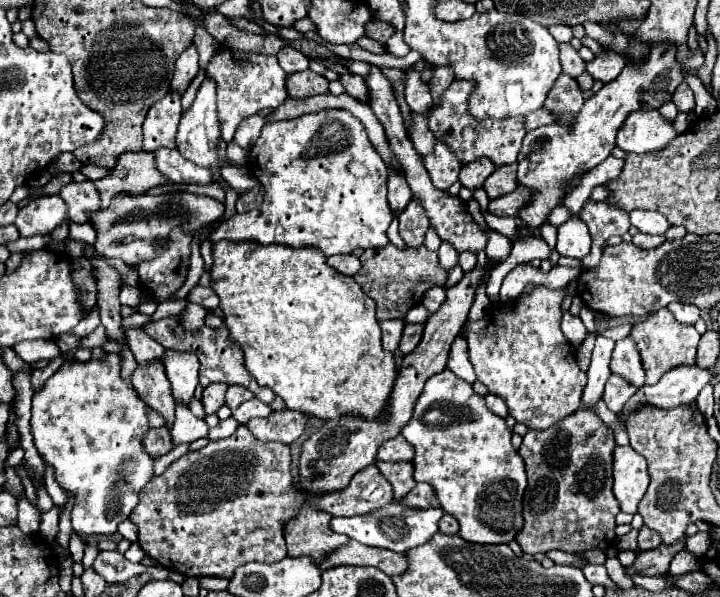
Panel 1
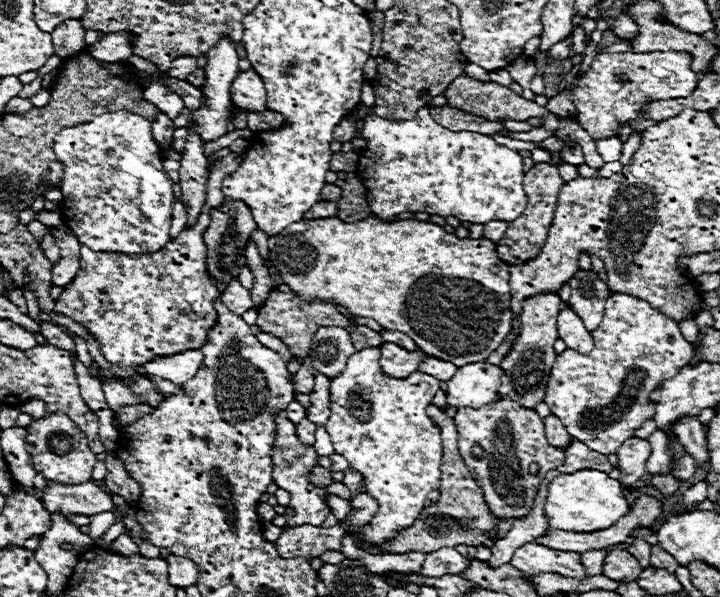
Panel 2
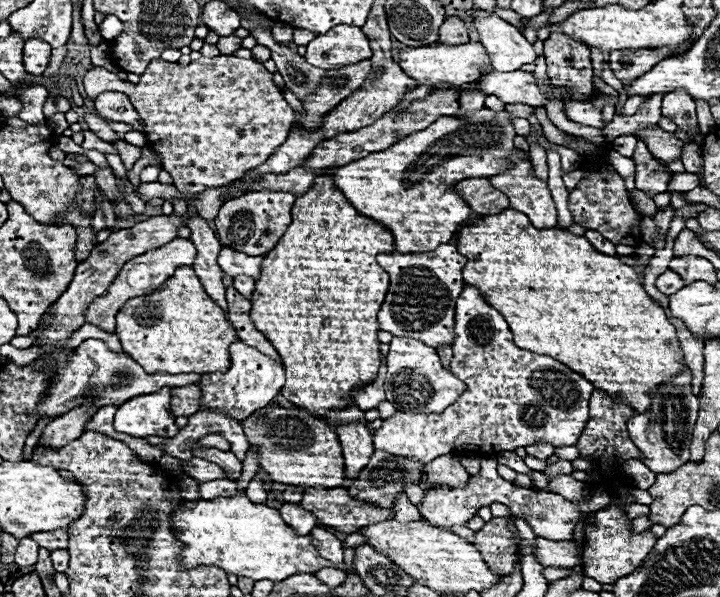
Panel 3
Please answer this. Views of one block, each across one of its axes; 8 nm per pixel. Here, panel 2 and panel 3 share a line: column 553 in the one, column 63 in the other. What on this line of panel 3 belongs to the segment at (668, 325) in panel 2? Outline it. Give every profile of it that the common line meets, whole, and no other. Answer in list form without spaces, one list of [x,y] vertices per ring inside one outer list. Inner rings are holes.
[[[84,340],[74,356],[68,360],[66,366],[56,368],[56,376],[52,380],[52,388],[48,392],[48,398],[38,404],[38,414],[40,418],[44,416],[60,416],[64,412],[70,412],[70,408],[76,408],[80,400],[86,396],[96,398],[96,408],[110,406],[110,404],[124,404],[126,400],[142,394],[152,394],[158,392],[164,386],[186,386],[186,384],[198,384],[198,374],[166,374],[166,372],[156,372],[148,374],[144,372],[130,356],[120,356],[112,352],[102,340]]]

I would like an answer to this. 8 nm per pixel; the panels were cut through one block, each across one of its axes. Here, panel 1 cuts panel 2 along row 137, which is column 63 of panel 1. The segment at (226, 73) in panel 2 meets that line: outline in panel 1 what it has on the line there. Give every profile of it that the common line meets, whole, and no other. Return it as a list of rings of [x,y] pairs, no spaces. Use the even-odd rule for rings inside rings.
[[[38,196],[28,200],[26,206],[18,210],[16,228],[20,236],[36,236],[50,234],[66,220],[66,204],[60,196]]]

